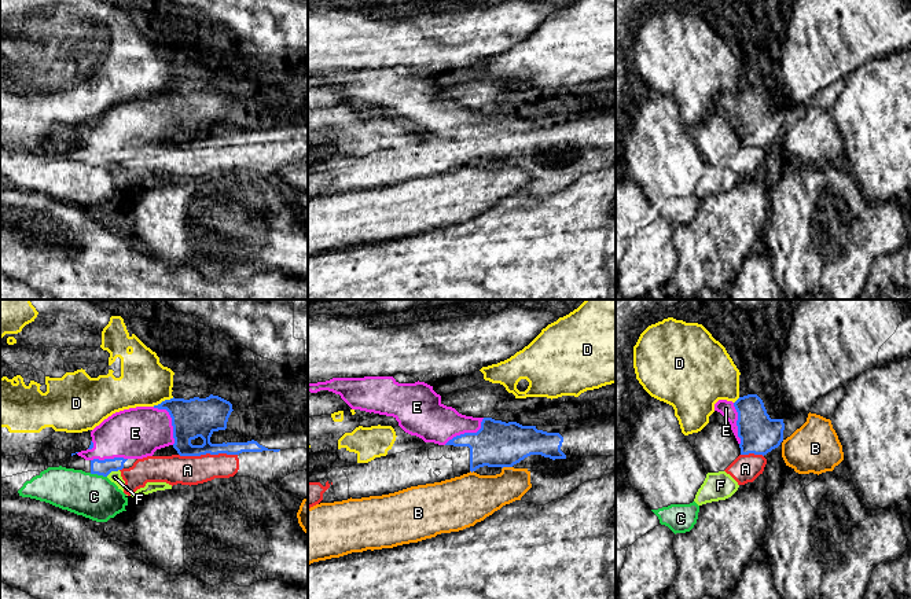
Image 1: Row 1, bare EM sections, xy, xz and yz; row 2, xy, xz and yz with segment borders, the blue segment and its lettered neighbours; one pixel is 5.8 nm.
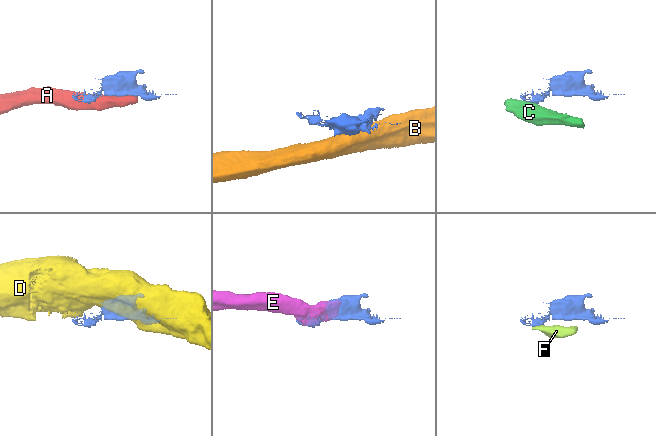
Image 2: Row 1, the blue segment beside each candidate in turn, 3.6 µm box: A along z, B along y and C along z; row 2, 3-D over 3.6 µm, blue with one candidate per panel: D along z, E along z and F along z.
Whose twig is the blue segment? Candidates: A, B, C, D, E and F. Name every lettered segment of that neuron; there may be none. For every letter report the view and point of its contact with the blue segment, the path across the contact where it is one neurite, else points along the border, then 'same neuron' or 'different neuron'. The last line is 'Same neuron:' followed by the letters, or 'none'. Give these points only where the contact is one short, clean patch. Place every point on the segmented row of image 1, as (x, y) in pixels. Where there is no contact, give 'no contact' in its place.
A: xy (208, 452) | different neuron
B: xz (506, 466) | along xz (511, 466), (502, 469) | different neuron
C: xy (98, 474) | along xy (90, 473), (106, 477) | different neuron
D: xy (162, 401) | different neuron
E: xy (172, 421) | same neuron
F: xy (111, 470) | along xy (118, 469), (106, 476) | different neuron
Same neuron: E

